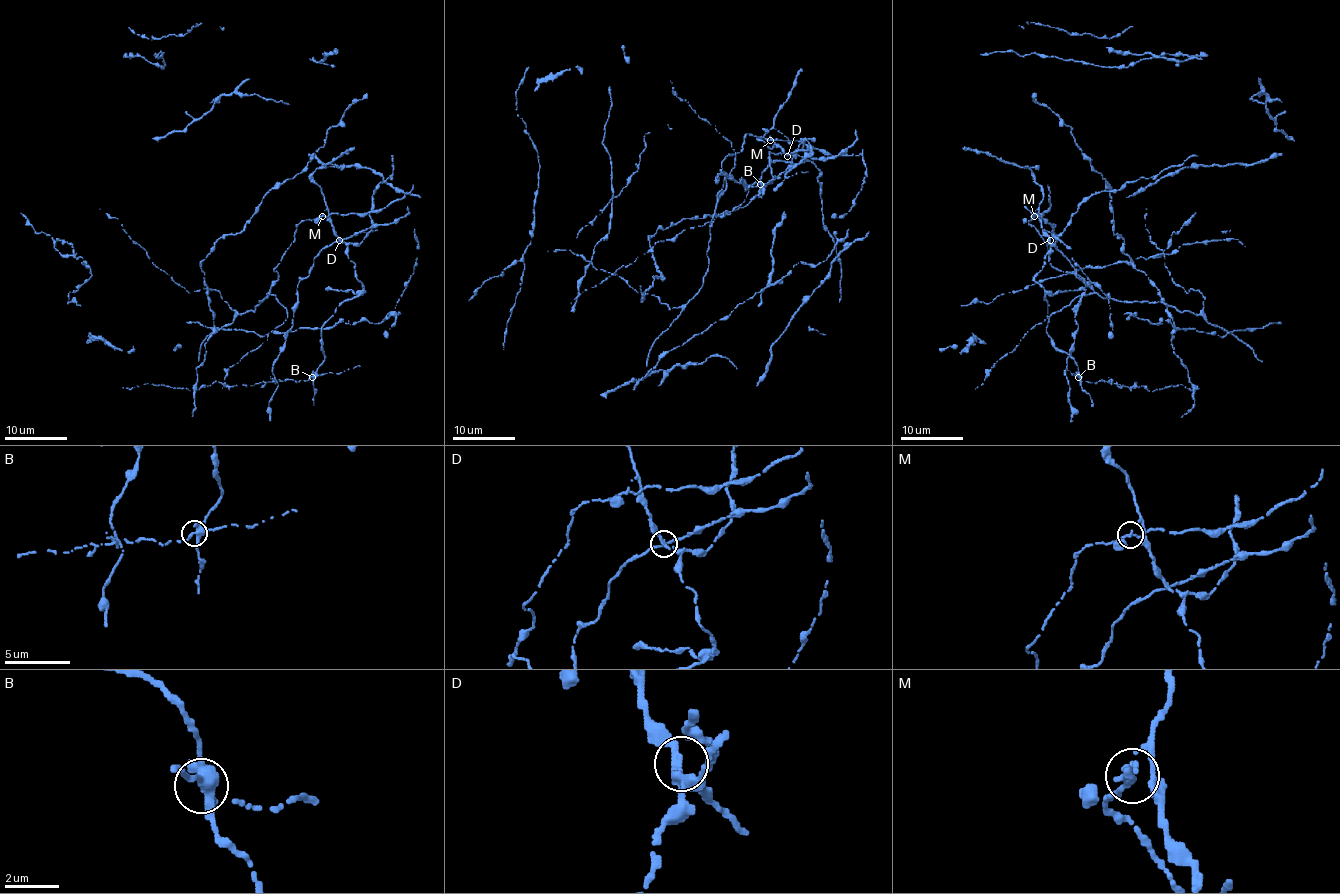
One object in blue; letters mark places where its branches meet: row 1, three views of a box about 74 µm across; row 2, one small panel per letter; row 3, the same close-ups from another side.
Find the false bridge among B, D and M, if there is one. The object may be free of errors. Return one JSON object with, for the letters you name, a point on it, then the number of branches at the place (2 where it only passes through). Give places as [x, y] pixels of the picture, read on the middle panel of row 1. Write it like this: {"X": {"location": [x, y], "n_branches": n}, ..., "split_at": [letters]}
{"M": {"location": [770, 140], "n_branches": 4}, "split_at": ["M"]}

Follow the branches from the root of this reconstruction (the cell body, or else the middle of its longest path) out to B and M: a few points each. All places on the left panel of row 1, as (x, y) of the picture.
B: (347, 243), (347, 257), (355, 265), (355, 276), (363, 291), (343, 301), (321, 328), (324, 359), (312, 377)
M: (347, 243), (338, 239), (332, 220), (322, 215)

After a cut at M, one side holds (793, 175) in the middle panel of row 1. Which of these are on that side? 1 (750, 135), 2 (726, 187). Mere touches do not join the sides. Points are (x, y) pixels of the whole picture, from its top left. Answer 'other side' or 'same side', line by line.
1: other side
2: other side

